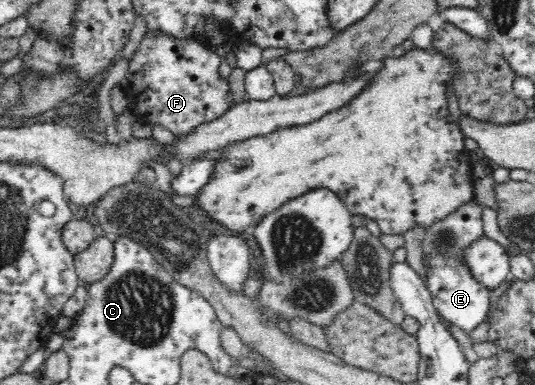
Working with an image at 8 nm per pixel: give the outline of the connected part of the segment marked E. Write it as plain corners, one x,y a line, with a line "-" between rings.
471,198
466,202
460,203
454,210
451,210
448,214
445,214
442,218
433,220
424,229
424,236
418,243
418,251
422,255
422,261
424,261
424,267
426,272
424,273
425,287
429,290
432,297
433,306
437,311
437,314
441,315
445,321
449,321
451,325
459,327
461,331
473,331
475,327
479,327
481,323
485,321
489,314
489,300
492,290
487,288
481,280
475,278
475,274
471,272
471,268
467,266
465,262
465,251
481,237
485,235
485,225
483,225
483,203
481,201

